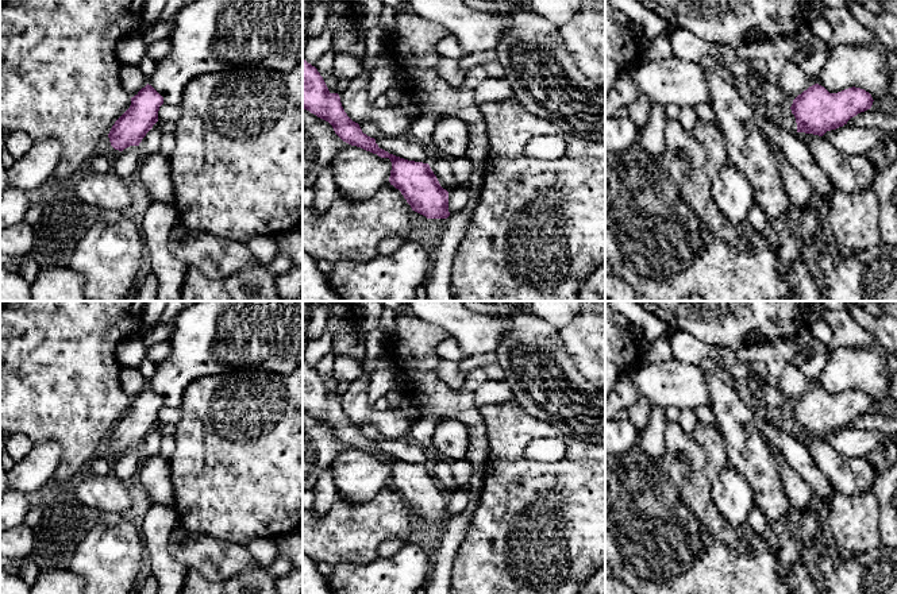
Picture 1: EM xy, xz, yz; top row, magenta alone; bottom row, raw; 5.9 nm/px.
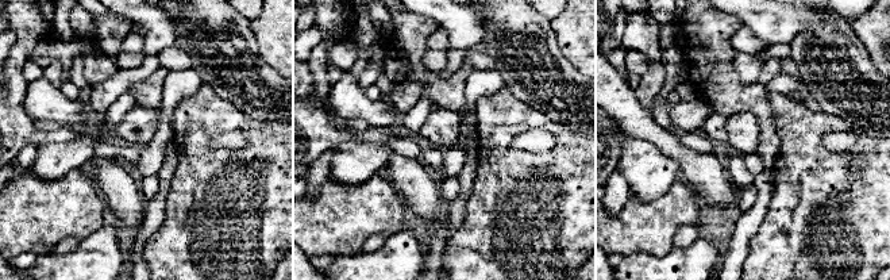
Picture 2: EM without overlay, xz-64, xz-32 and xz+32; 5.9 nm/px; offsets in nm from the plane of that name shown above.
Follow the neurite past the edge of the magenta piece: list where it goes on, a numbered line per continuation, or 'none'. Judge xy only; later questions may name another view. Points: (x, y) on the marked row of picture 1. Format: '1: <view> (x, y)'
none

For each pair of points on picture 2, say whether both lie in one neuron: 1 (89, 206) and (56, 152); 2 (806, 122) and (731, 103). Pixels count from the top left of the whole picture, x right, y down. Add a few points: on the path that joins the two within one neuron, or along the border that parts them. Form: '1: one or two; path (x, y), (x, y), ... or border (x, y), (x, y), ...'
1: two; border (83, 167), (74, 168), (56, 179), (37, 177)
2: two; border (766, 91), (766, 99), (770, 104)

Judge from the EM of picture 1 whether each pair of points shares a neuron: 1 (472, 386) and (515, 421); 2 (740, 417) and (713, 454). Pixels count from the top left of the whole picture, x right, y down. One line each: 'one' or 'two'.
1: two
2: two

